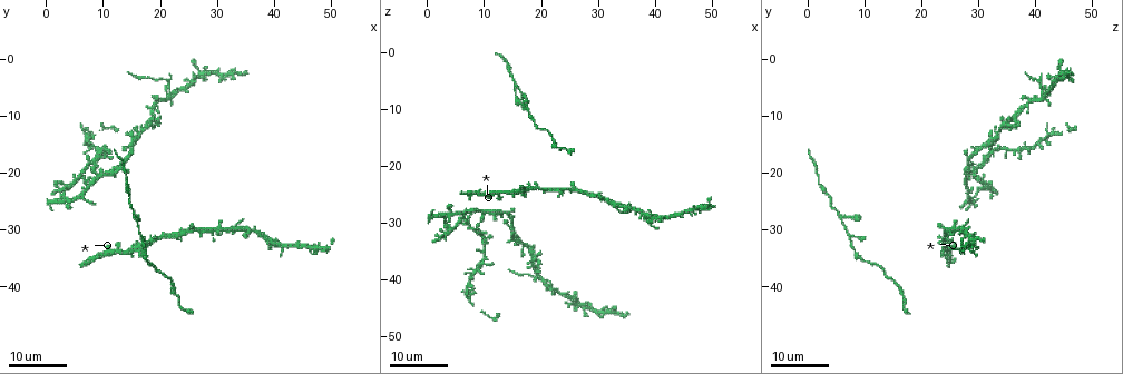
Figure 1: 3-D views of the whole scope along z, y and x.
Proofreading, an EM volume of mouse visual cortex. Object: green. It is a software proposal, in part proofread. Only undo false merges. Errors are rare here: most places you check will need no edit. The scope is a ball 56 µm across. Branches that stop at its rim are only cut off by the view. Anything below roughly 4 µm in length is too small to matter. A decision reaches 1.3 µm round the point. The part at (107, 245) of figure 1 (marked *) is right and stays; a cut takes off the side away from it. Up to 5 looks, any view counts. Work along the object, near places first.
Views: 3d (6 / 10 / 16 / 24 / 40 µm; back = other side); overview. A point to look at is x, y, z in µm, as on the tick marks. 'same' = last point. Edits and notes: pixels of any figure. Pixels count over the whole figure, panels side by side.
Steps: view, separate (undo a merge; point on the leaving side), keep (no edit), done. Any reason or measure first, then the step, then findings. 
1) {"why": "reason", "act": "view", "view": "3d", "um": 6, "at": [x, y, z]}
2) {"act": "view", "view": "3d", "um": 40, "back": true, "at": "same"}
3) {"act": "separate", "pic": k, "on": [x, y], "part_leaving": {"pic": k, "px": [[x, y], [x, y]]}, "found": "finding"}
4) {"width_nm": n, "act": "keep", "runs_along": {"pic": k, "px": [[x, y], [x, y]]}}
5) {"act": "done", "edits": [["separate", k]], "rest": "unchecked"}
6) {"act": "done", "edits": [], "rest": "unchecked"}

{"act": "view", "view": "3d", "um": 24, "at": [17.0, 34.0, 23.5]}

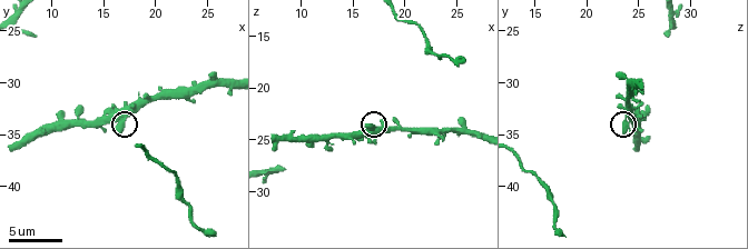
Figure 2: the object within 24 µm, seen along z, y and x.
{"act": "view", "view": "3d", "um": 10, "at": [16.6, 34.0, 23.6]}

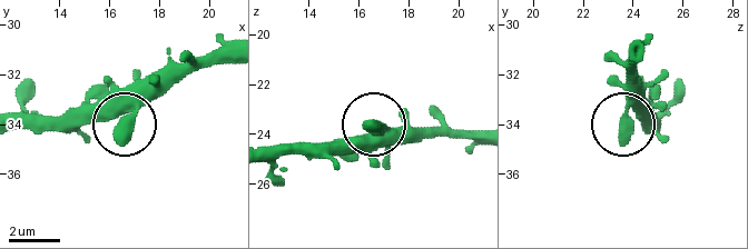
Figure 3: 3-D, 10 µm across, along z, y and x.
{"act": "keep", "runs_along": {"pic": 3, "px": [[20, 112], [122, 123], [184, 63]]}, "found": "all the same neuron"}

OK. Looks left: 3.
{"why": "looks like a crossing", "act": "view", "view": "3d", "um": 24, "at": [22.0, 6.0, 41.5]}

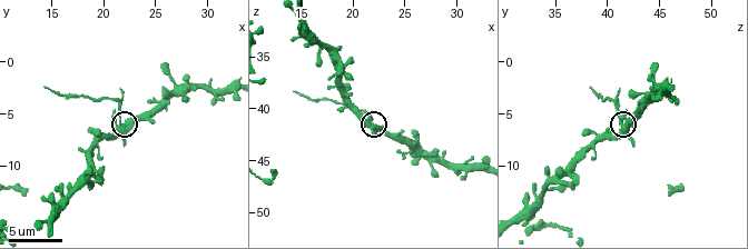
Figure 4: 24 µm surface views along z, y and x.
{"why": "closer look", "act": "view", "view": "3d", "um": 6, "at": "same"}

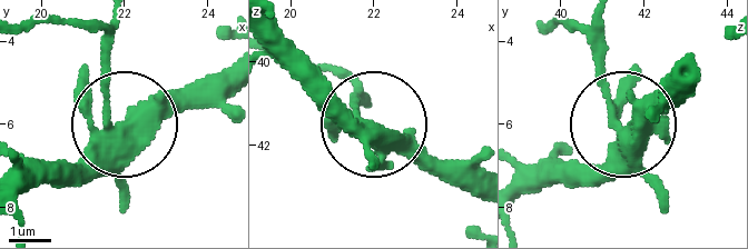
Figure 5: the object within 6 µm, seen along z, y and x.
{"side_arm_um": 11, "act": "separate", "pic": 5, "on": [101, 58], "part_leaving": {"pic": 5, "px": [[617, 116], [596, 56], [563, 23], [545, 23]]}, "found": "a second neuron is stuck on"}

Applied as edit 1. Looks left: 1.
{"act": "done", "edits": [["separate", 5]], "rest": "unchecked"}

